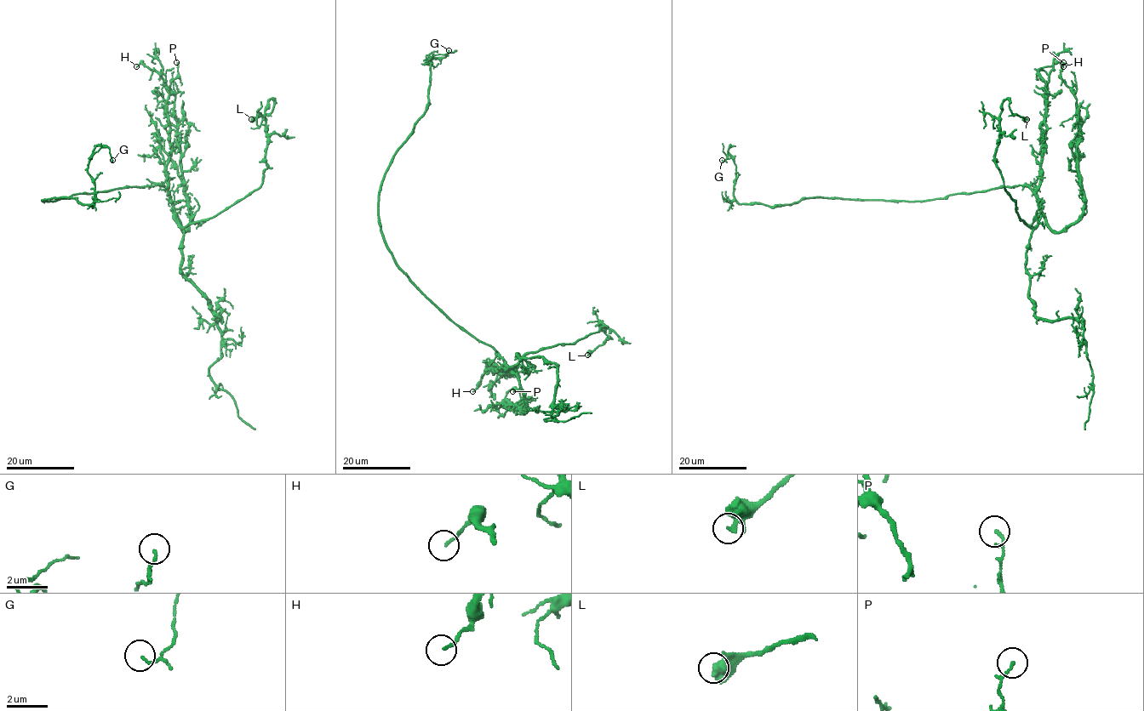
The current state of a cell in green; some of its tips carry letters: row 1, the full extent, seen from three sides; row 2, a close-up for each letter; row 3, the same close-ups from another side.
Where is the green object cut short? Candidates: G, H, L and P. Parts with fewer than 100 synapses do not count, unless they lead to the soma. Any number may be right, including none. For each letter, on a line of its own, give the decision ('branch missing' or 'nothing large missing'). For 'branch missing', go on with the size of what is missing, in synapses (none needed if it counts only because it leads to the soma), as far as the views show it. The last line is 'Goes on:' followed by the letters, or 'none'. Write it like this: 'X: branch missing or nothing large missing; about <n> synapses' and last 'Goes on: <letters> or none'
G: nothing large missing
H: nothing large missing
L: nothing large missing
P: nothing large missing
Goes on: none

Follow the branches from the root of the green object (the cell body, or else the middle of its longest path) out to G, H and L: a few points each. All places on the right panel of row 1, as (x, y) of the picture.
G: (997, 188), (917, 201), (810, 197), (774, 206), (739, 203), (729, 145), (722, 160)
H: (997, 188), (1026, 185), (1034, 191), (1038, 184), (1046, 129), (1046, 82), (1038, 70), (1055, 62), (1063, 66)
L: (997, 188), (1026, 185), (1038, 222), (1030, 226), (1019, 217), (995, 162), (1003, 102), (1026, 119)

